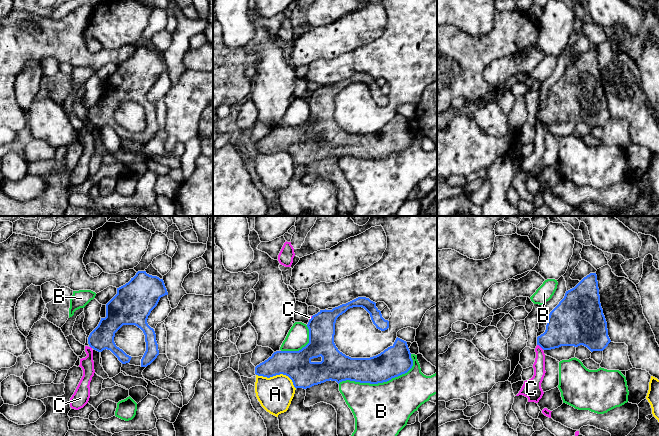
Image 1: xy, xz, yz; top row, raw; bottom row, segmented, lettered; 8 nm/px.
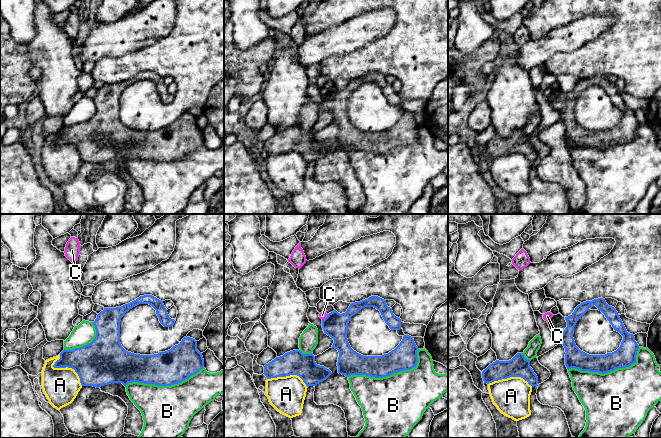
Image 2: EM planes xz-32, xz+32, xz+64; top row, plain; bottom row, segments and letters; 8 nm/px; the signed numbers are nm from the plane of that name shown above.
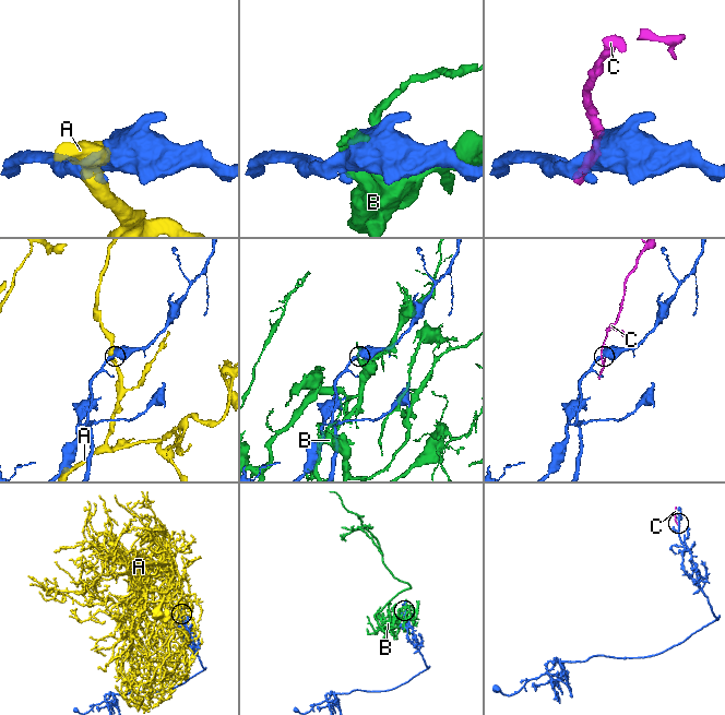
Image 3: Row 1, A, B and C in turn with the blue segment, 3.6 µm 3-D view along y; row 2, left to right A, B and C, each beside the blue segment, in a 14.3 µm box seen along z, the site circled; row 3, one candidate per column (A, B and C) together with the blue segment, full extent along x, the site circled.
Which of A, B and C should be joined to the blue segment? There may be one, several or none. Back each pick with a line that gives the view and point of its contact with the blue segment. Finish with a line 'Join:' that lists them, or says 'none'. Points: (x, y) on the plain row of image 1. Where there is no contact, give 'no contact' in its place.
Join: none

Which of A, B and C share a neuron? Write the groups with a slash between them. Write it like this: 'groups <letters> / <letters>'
groups A / B / C

